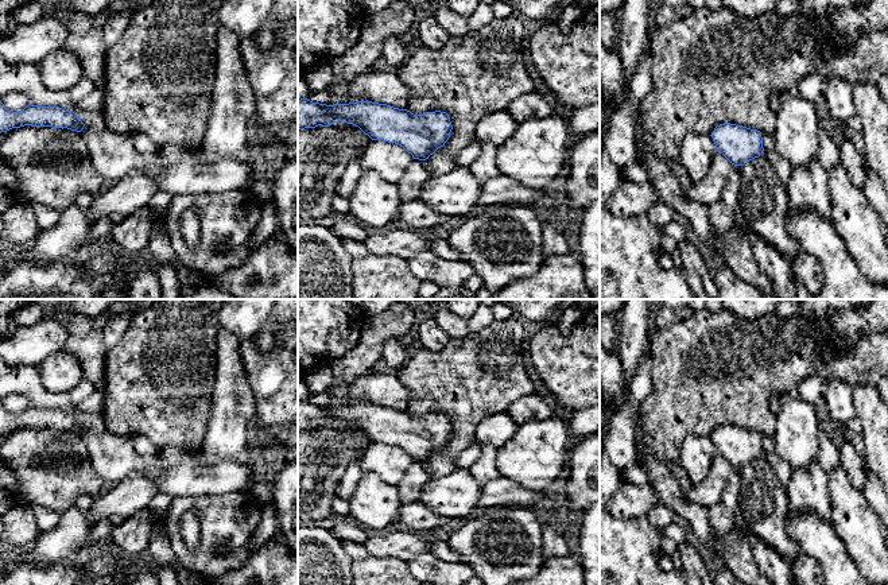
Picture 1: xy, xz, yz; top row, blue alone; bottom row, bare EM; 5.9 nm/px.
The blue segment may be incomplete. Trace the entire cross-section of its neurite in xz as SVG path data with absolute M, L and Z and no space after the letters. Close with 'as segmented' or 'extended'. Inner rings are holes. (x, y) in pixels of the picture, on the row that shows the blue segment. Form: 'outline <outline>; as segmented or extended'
outline M298 97L298 131L338 121L358 127L372 140L399 144L419 160L443 147L453 129L449 115L441 111L416 116L372 101L326 105Z; as segmented

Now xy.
outline M0 101L0 133L24 125L67 128L77 132L85 127L73 111L28 104L23 111L12 112Z; as segmented

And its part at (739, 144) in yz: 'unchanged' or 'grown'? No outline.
unchanged

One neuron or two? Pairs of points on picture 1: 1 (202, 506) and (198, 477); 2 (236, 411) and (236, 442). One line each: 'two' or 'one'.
1: two
2: one

